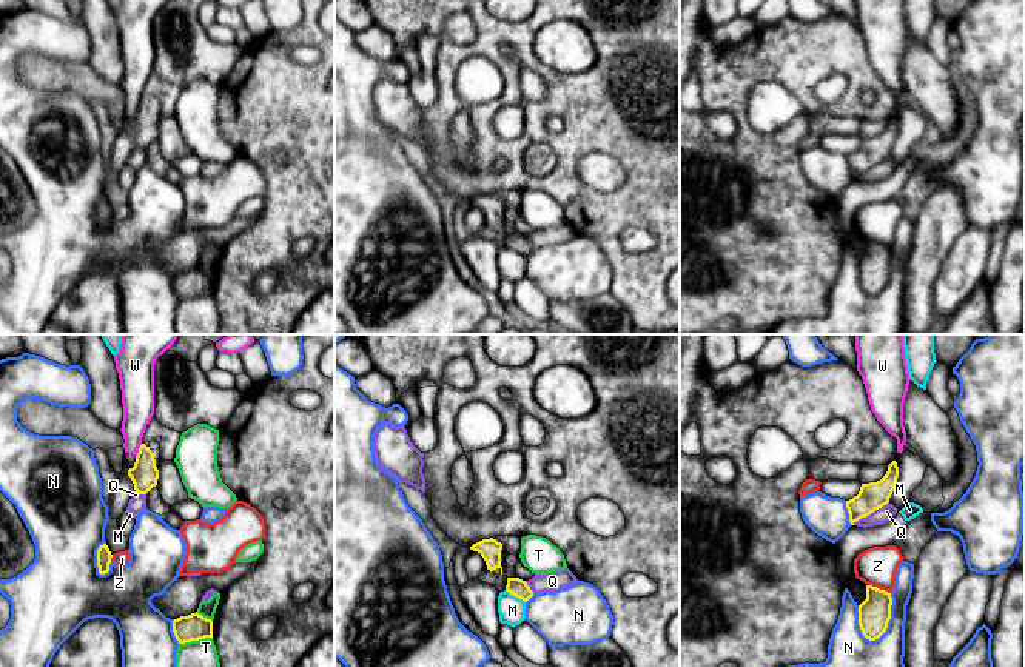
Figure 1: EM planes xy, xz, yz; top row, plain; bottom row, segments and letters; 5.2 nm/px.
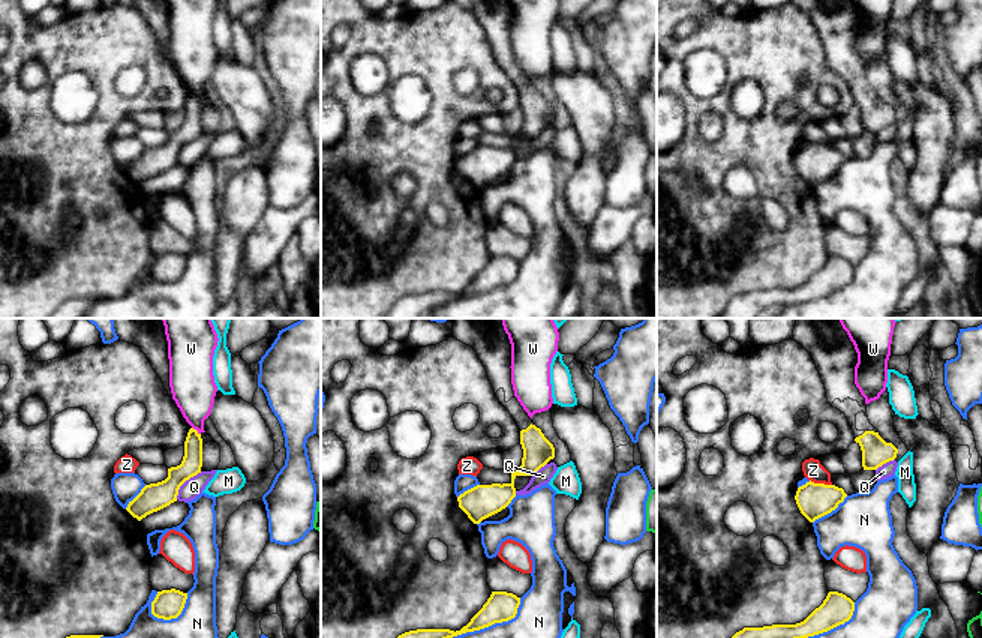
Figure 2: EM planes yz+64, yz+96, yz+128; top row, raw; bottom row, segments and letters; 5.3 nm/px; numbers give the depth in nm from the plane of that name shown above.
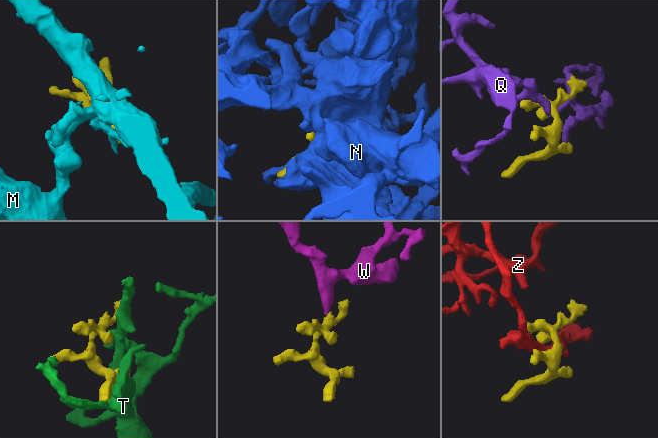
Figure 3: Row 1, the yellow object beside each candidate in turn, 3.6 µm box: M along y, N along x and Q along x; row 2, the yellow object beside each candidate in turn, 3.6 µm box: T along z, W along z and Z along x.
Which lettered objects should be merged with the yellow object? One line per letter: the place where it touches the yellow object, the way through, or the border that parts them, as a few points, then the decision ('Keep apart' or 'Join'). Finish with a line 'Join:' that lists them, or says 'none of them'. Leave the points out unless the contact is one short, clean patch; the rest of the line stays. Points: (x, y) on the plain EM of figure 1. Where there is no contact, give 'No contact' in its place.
M: Touches yellow at xz (515, 250). Keep apart
N: Touches yellow at yz (890, 273). Keep apart
Q: Touches yellow at yz (870, 168). Keep apart
T: Touches yellow at xy (196, 294). Keep apart
W: Touches yellow at xy (139, 105). Boundary: xy (142, 99), (136, 111). Keep apart
Z: Touches yellow at yz (879, 244). Keep apart
Join: none of them

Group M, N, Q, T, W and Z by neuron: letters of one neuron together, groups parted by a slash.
M / N / Q / T / W / Z

